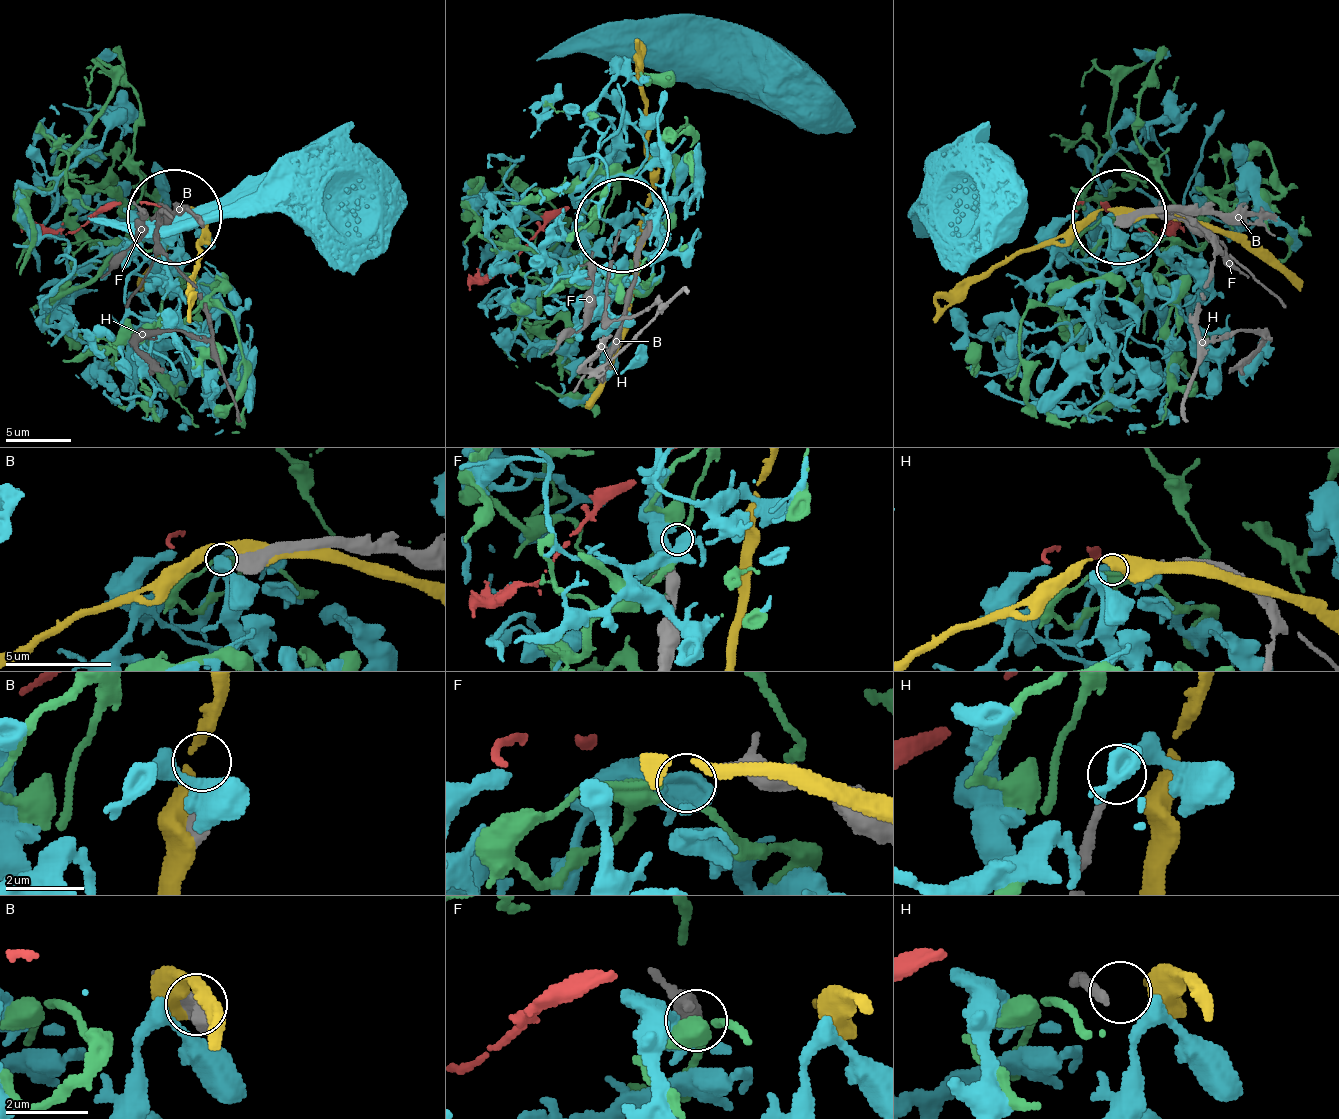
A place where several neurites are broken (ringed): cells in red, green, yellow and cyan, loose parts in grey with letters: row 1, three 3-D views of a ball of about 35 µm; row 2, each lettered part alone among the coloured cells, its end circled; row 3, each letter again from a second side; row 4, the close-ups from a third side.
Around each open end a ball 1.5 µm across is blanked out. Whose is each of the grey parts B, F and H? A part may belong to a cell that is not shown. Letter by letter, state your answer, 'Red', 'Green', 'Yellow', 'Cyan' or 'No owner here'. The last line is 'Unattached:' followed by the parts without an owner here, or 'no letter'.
B: No owner here
F: Green
H: No owner here
Unattached: B, H

